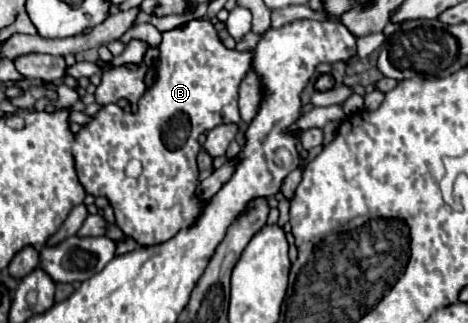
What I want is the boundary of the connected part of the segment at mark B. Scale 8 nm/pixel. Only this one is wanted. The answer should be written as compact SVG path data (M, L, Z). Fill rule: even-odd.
M194 19L184 27L162 33L156 81L138 101L136 113L126 113L114 103L102 105L92 121L74 135L74 169L84 191L90 195L106 197L114 209L116 225L126 237L132 237L142 247L166 243L166 239L172 239L180 229L192 227L196 223L206 205L206 201L202 201L196 193L200 183L196 165L196 155L200 151L198 135L222 123L238 123L240 119L238 87L246 73L252 71L254 51L226 49L218 39L218 29L224 29L224 23L214 25L208 19ZM130 159L138 159L142 163L142 173L138 177L126 177L124 173L124 167Z

